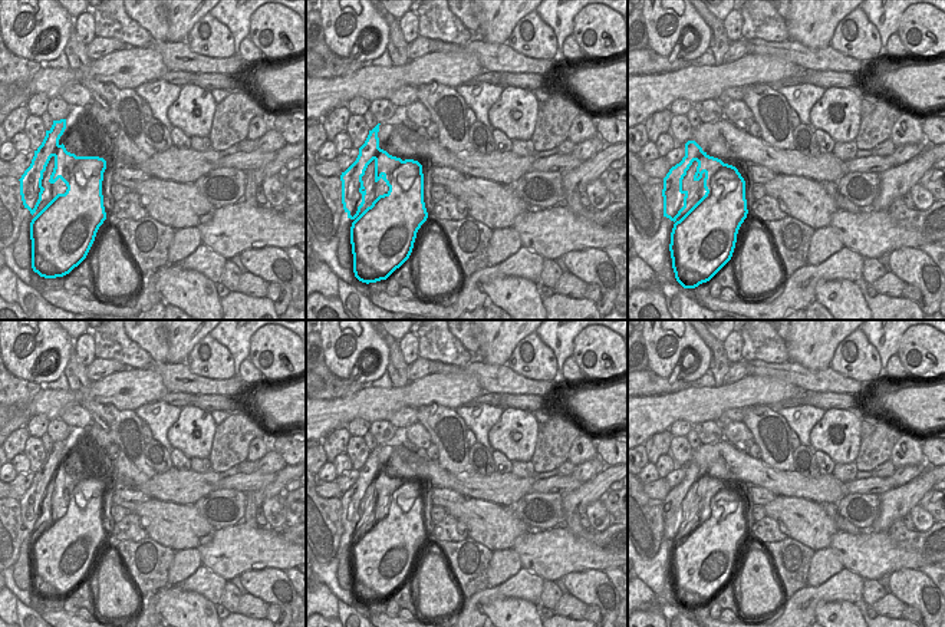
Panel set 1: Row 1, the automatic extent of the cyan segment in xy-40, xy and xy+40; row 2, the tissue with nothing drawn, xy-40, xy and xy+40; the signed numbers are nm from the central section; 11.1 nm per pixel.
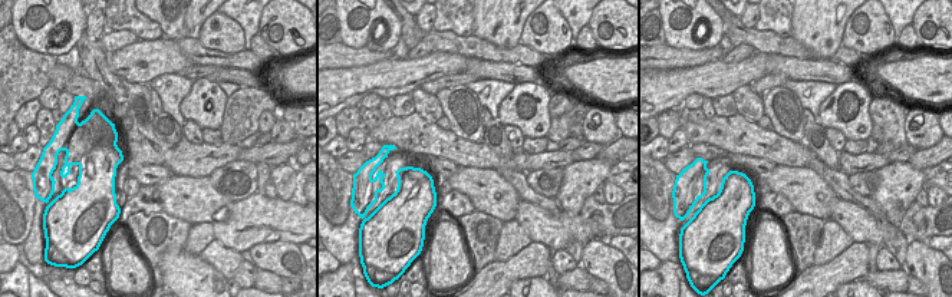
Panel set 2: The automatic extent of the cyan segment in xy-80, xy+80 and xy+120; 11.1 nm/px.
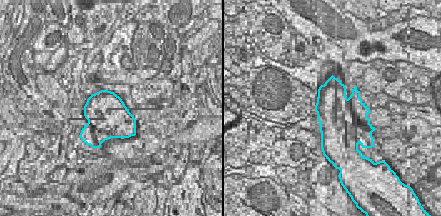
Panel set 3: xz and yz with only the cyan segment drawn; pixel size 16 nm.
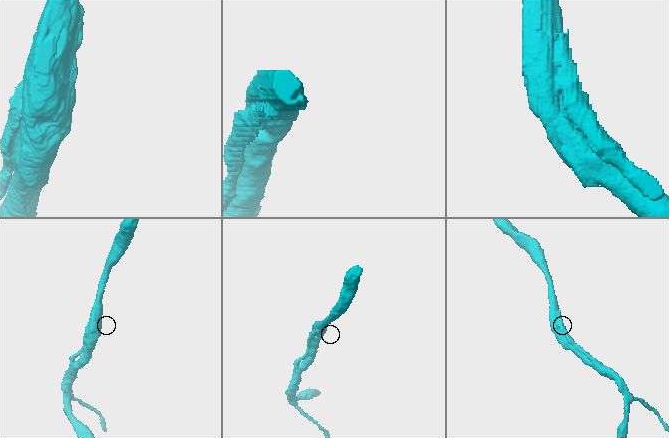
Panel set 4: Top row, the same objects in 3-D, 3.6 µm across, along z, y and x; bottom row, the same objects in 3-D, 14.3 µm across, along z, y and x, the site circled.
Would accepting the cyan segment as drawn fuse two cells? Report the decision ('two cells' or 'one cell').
one cell

